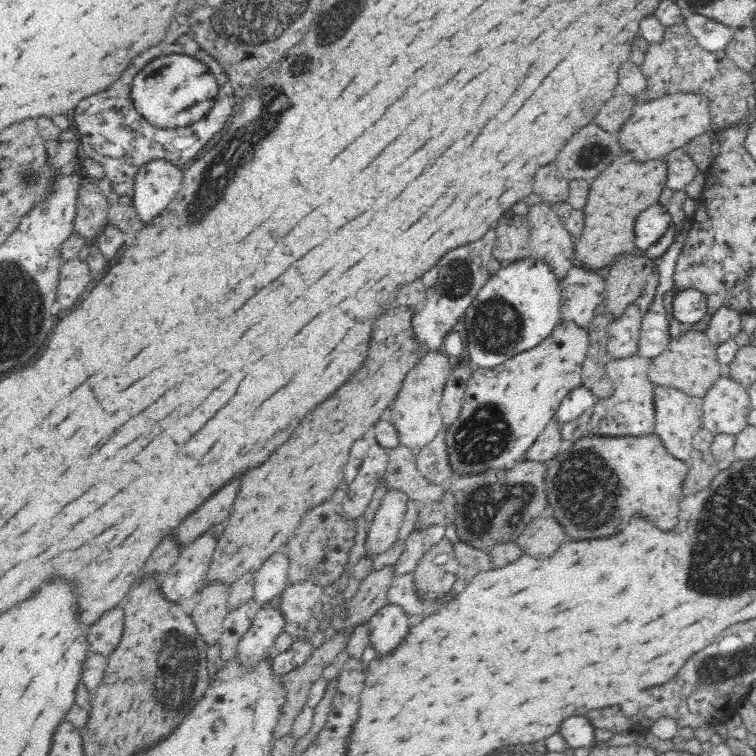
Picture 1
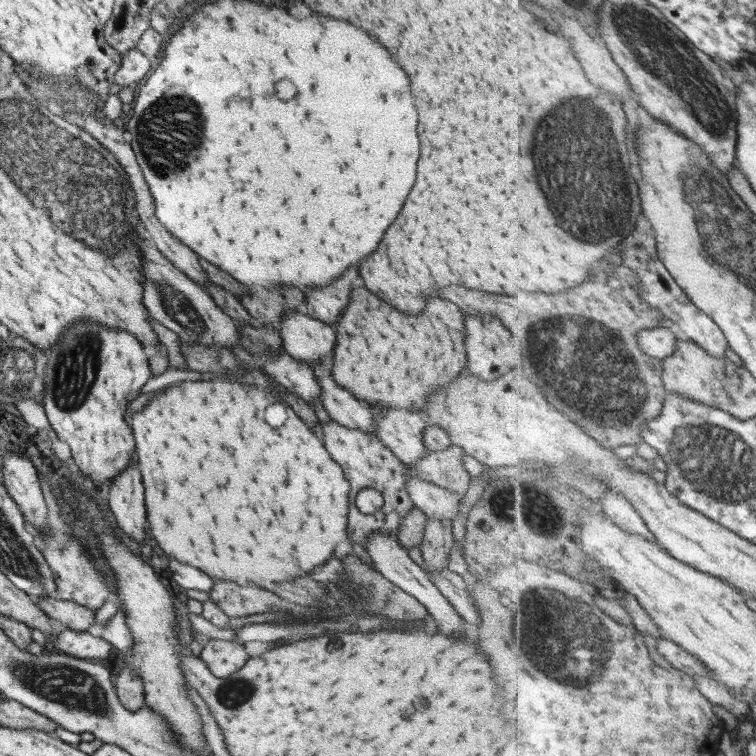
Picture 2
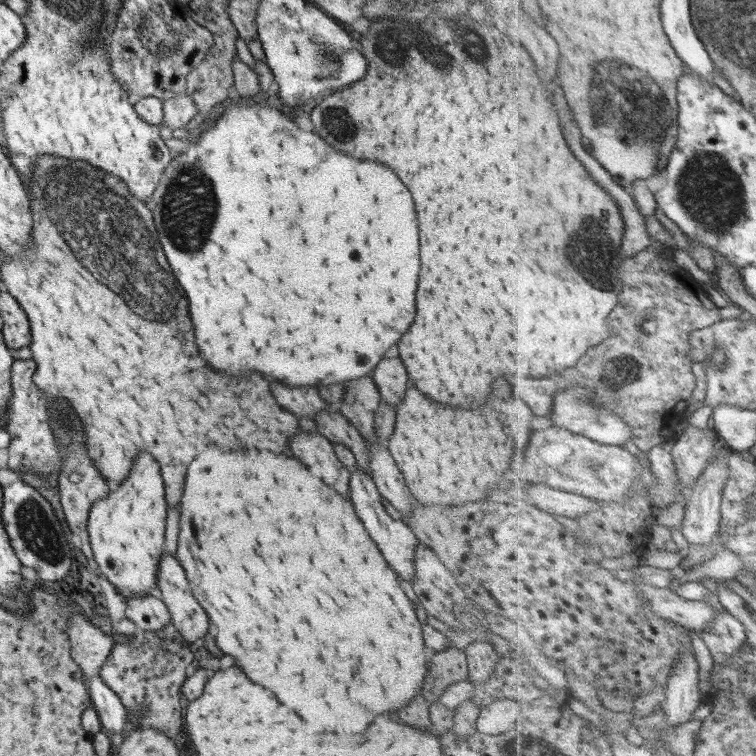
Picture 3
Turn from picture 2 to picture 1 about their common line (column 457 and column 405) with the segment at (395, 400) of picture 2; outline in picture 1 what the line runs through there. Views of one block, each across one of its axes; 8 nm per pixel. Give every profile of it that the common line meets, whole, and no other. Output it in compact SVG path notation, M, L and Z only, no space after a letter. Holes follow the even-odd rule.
M396 308L394 312L382 314L370 332L370 348L364 364L360 370L350 376L350 380L326 402L322 402L314 412L310 412L306 418L300 420L298 428L294 430L294 436L274 452L274 456L262 466L256 468L254 472L248 472L240 480L240 490L238 496L232 504L232 514L228 518L228 528L222 532L222 540L216 542L216 552L214 558L208 566L206 572L206 586L210 584L226 584L232 586L236 580L240 580L246 572L258 570L272 554L281 550L294 532L294 528L301 523L302 516L312 508L314 504L320 504L329 498L342 480L342 466L348 460L348 452L354 444L354 440L362 438L362 434L372 427L372 420L378 420L382 410L394 400L396 392L402 386L404 374L414 367L421 358L420 347L412 337L412 327L410 327L410 312L406 308Z

